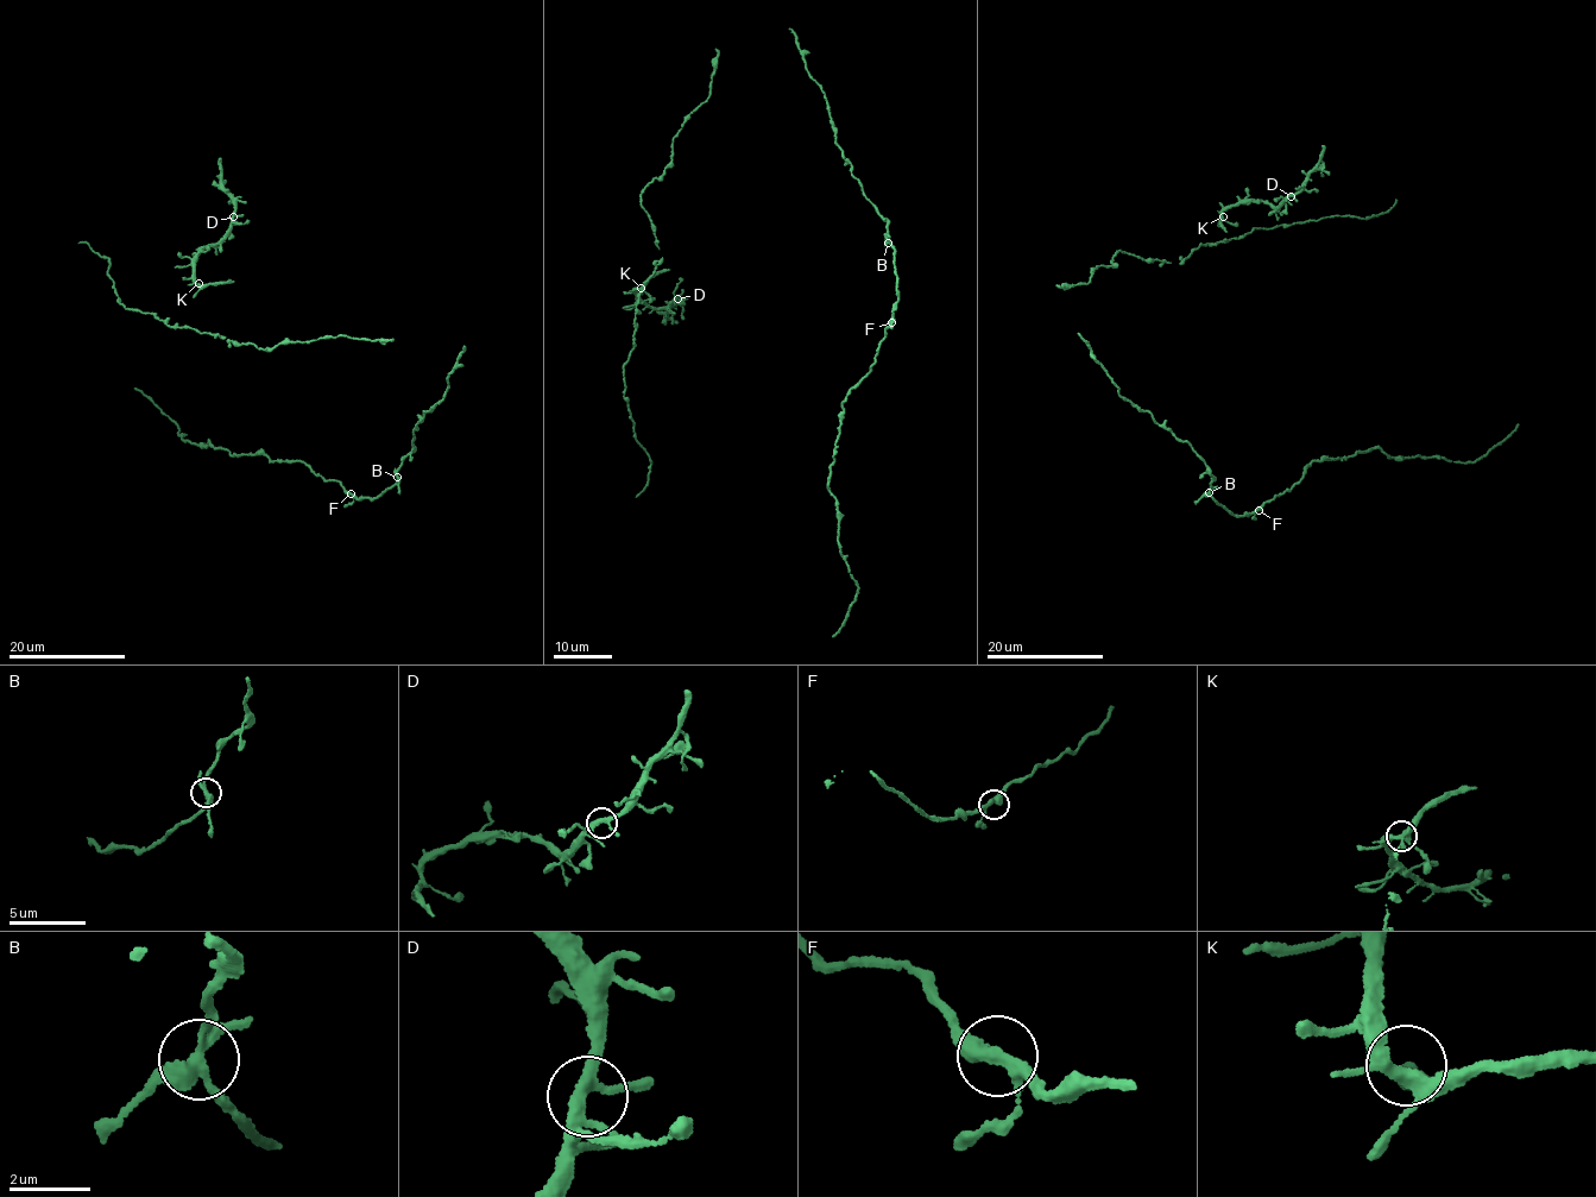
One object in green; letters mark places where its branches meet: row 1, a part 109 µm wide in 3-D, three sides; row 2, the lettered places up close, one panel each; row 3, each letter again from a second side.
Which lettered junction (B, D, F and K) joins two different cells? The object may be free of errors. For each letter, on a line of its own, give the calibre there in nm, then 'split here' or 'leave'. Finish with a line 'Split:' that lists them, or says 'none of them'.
B: 280 nm | split here
D: 280 nm | leave
F: 300 nm | leave
K: 360 nm | leave
Split: B

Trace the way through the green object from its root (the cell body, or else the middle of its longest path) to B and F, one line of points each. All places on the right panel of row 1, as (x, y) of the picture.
B: (1109, 377), (1117, 392), (1188, 442), (1213, 477), (1210, 492)
F: (1109, 377), (1117, 392), (1188, 442), (1213, 477), (1210, 496), (1235, 516), (1259, 510)

